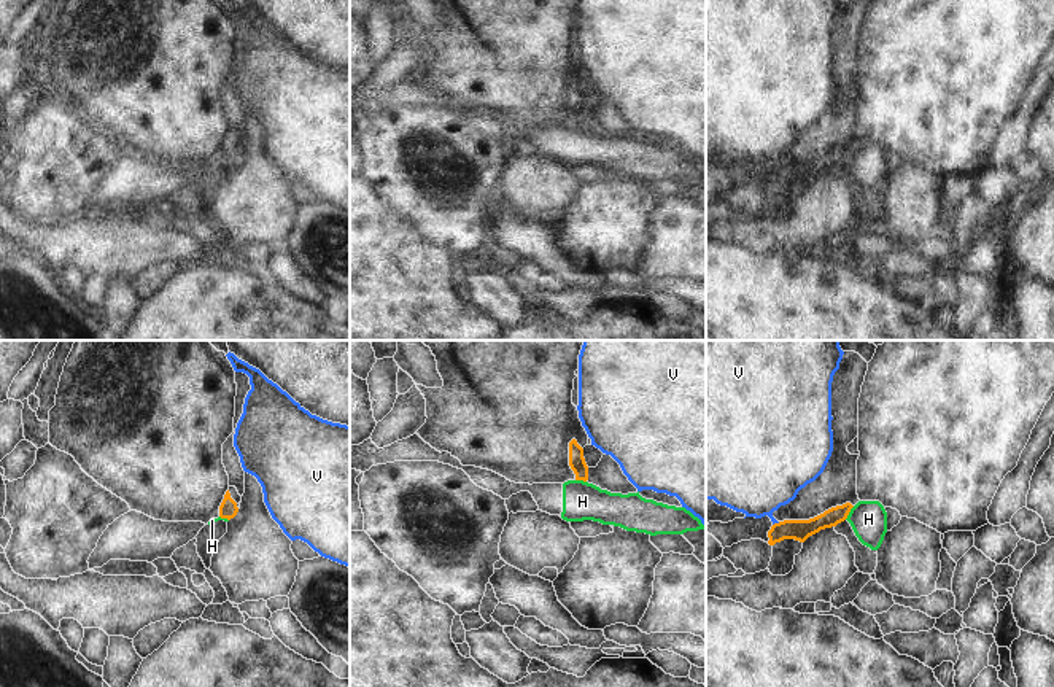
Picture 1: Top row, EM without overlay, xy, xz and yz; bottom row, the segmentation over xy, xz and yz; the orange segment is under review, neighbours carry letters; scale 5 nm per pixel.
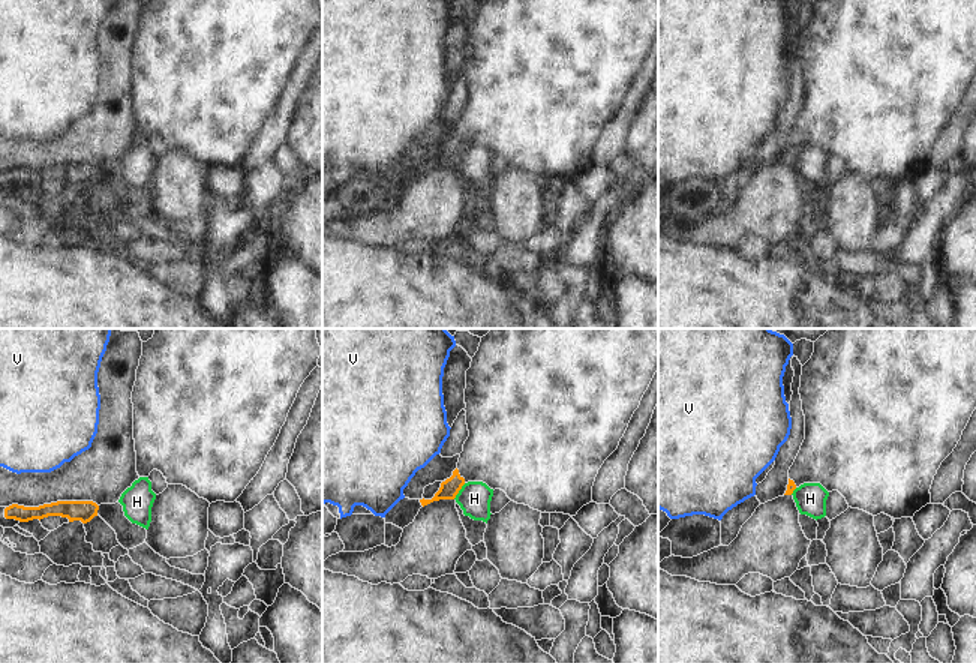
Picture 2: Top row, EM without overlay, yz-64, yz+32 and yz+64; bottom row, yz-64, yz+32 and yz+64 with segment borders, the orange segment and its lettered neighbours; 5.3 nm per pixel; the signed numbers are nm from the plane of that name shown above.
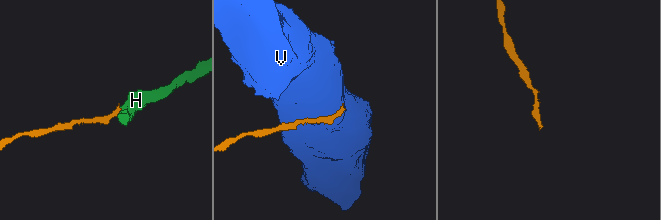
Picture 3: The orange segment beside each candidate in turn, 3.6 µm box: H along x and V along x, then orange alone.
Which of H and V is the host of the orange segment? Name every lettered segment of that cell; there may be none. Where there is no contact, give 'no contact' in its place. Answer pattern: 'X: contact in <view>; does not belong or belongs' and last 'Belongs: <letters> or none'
H: contact in yz; does not belong
V: contact in yz; does not belong
Belongs: none

